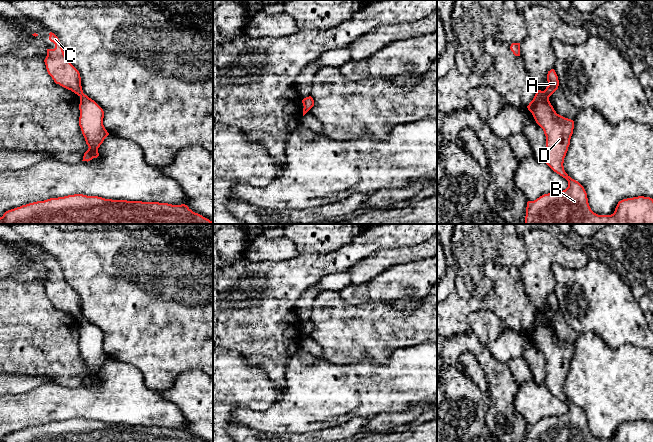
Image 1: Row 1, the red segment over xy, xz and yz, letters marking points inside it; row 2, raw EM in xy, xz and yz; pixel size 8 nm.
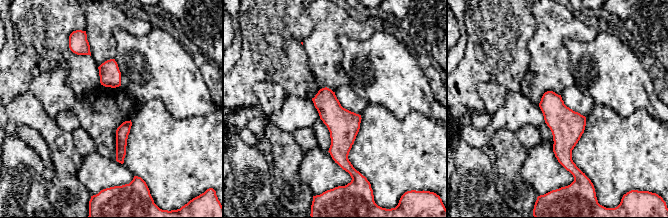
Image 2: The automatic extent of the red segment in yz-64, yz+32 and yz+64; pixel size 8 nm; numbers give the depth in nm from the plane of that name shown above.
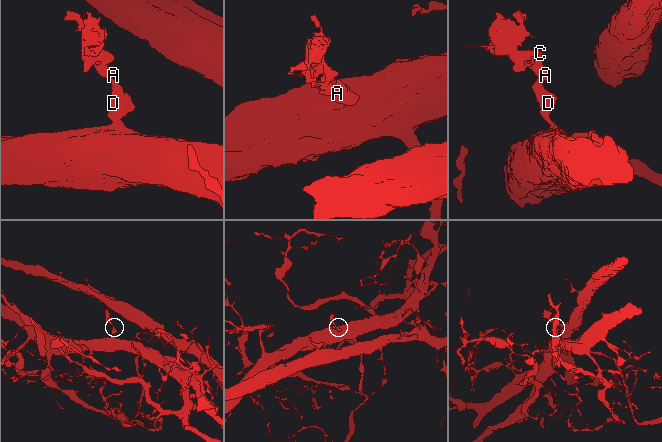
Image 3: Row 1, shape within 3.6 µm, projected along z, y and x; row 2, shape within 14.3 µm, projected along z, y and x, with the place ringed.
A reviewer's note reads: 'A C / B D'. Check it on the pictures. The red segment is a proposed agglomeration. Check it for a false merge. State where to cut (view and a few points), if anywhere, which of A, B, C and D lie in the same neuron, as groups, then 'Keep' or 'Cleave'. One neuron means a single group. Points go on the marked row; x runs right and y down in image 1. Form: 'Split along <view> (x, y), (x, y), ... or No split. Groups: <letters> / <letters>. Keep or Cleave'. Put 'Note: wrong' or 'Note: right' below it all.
Split along yz (542, 91), (548, 98). Groups: A C / B D. Cleave
Note: right

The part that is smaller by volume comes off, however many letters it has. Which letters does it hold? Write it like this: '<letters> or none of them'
A, C

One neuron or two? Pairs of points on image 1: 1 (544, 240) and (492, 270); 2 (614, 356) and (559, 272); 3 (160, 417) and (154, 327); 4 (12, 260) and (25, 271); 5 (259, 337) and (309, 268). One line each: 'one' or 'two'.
1: two
2: two
3: two
4: one
5: one

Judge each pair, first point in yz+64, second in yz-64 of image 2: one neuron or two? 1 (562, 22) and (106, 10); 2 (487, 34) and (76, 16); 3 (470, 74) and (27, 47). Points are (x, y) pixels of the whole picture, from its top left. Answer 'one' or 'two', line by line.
1: one
2: one
3: one

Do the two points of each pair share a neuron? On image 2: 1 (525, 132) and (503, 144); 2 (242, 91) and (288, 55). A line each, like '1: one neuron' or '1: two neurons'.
1: two neurons
2: one neuron

